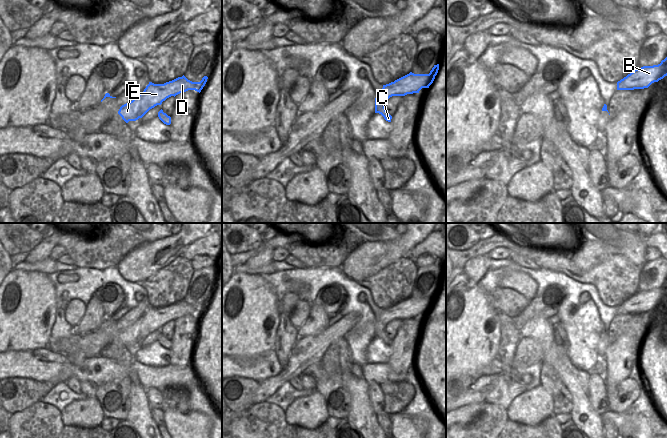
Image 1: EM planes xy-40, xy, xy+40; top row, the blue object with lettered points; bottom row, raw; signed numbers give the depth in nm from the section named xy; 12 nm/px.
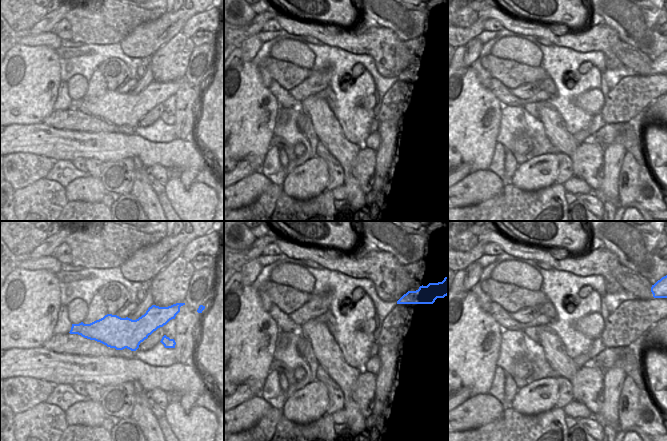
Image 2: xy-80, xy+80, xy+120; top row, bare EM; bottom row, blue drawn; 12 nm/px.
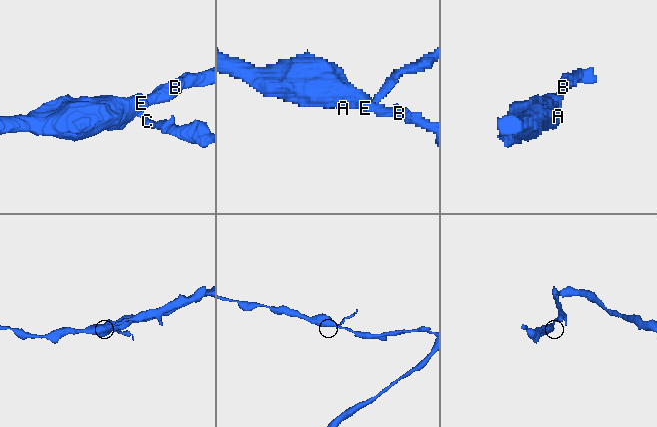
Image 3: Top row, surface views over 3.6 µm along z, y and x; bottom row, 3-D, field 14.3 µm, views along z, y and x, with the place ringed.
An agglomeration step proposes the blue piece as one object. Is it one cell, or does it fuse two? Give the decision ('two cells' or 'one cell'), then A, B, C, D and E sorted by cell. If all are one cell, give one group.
one cell; groups A B C D E

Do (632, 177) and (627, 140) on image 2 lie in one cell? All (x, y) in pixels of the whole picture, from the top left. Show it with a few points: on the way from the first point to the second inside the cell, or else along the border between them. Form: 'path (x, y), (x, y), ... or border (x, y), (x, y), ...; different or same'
border (627, 151), (640, 163), (645, 159); different

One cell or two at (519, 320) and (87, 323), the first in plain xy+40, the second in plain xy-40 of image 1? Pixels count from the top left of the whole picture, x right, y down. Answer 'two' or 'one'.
two

